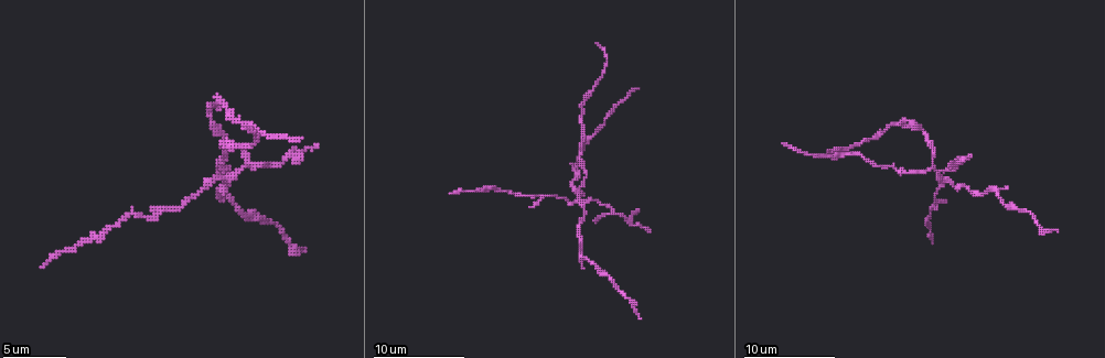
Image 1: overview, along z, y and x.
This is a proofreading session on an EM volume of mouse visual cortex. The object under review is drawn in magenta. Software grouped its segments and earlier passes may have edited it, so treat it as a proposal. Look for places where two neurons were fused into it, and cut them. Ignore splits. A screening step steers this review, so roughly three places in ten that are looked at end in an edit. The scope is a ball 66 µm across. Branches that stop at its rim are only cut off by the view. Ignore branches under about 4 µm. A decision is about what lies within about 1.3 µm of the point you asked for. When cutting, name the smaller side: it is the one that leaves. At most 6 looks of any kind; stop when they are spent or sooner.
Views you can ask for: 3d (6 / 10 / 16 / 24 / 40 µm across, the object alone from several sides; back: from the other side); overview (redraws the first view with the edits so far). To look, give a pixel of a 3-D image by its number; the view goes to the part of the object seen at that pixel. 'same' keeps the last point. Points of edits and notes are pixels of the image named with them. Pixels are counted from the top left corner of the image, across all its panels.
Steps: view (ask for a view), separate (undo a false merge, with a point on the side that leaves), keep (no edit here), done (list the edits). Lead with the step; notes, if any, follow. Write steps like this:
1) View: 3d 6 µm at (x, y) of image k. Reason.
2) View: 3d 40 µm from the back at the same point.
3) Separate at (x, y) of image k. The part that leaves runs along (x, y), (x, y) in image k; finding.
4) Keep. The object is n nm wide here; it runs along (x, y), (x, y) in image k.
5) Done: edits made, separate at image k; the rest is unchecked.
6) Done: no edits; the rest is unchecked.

View: 3d 16 µm at (576, 163) of image 1. Thin arm on a thick one.

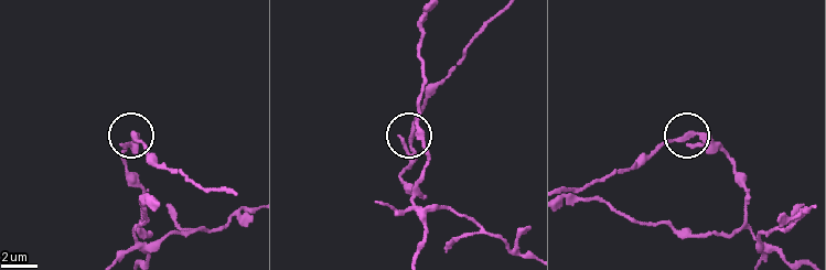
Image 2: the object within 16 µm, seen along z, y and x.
Keep. 3 arms meet here; continuous, no second neuron.

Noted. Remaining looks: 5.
View: 3d 10 µm at (582, 249) of image 1. Thin arm on a thick one.

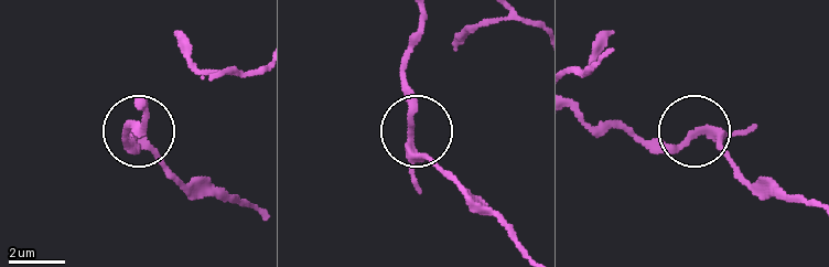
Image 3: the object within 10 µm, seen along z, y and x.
Keep. 3 arms meet here; it runs along (577, 111), (591, 124), (676, 147), (704, 135), (752, 188) in image 3; all the same neuron.

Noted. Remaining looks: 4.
View: 3d 16 µm at (228, 176) of image 1. Two arms in line, one across.

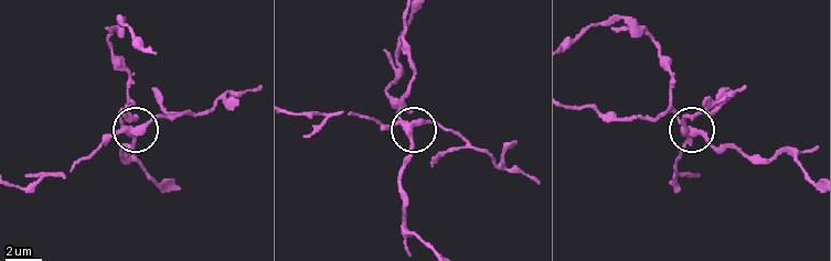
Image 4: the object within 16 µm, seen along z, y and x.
Separate at (151, 119) of image 4. The object is 340 nm wide here; the part that leaves runs along (405, 121), (384, 126), (349, 112), (295, 112) in image 4; two neurons meet here.

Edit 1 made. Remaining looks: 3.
Done: edits made, separate at image 4; the rest is unchecked.

